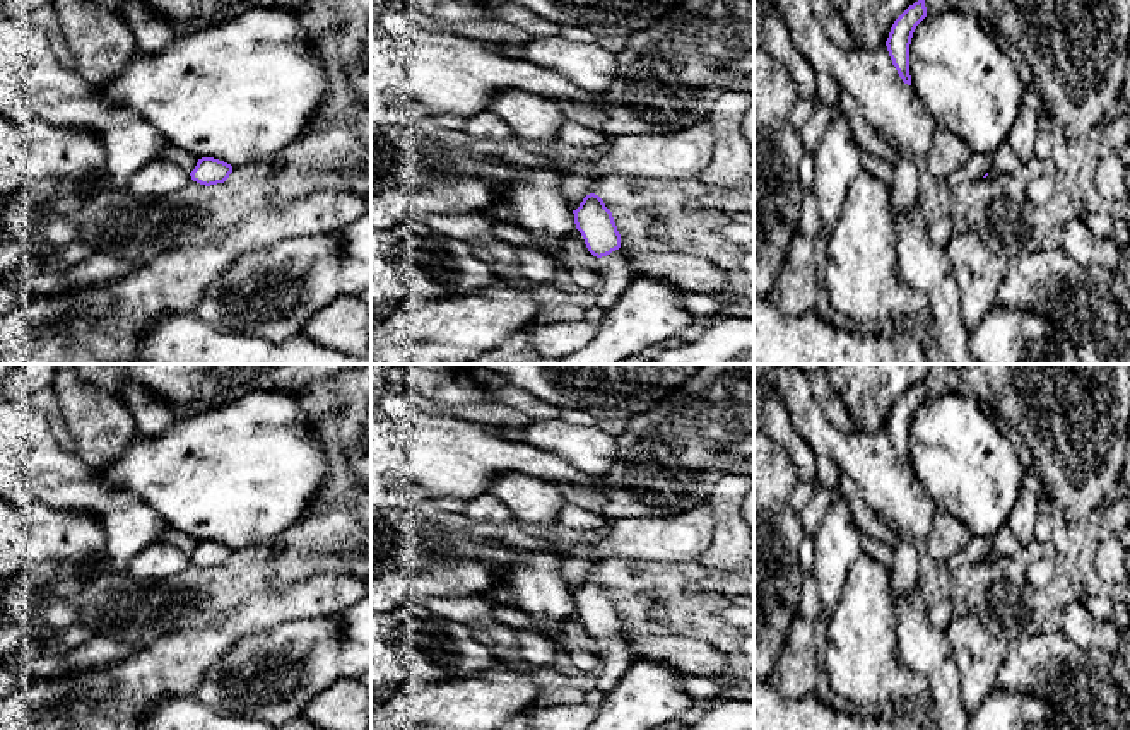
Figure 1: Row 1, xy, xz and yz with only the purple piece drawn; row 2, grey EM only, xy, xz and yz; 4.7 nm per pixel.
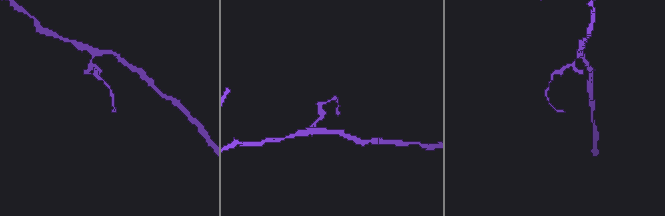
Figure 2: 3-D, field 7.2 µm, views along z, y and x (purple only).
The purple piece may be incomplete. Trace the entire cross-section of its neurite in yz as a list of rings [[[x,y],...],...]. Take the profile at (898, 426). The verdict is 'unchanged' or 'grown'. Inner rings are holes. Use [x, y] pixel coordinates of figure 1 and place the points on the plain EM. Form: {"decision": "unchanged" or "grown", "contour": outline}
{"decision": "unchanged", "contour": [[[925,383],[909,388],[892,407],[886,424],[892,448],[904,467],[911,468],[909,427],[916,409],[927,400]]]}

